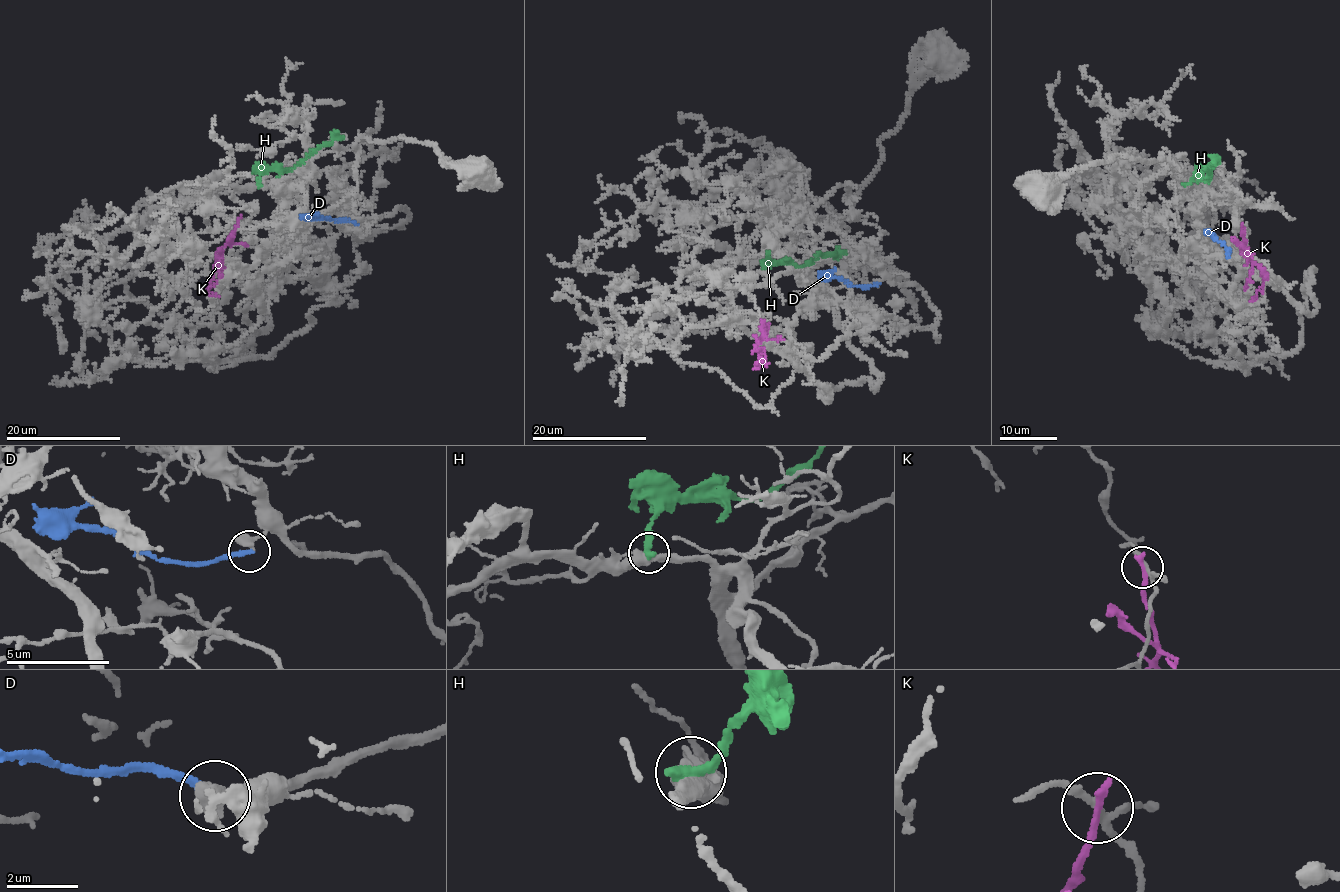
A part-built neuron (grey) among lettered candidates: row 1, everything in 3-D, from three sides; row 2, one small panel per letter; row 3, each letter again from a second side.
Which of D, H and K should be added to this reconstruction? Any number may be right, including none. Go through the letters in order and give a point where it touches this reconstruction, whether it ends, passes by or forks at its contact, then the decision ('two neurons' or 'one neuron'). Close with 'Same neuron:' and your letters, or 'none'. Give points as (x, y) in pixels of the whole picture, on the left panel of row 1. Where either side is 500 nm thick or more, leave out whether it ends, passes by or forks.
D: meets grey at (357, 224); it ends there; two neurons
H: meets grey at (259, 185); it ends there; two neurons
K: meets grey at (237, 221); it ends there; two neurons
Same neuron: none

